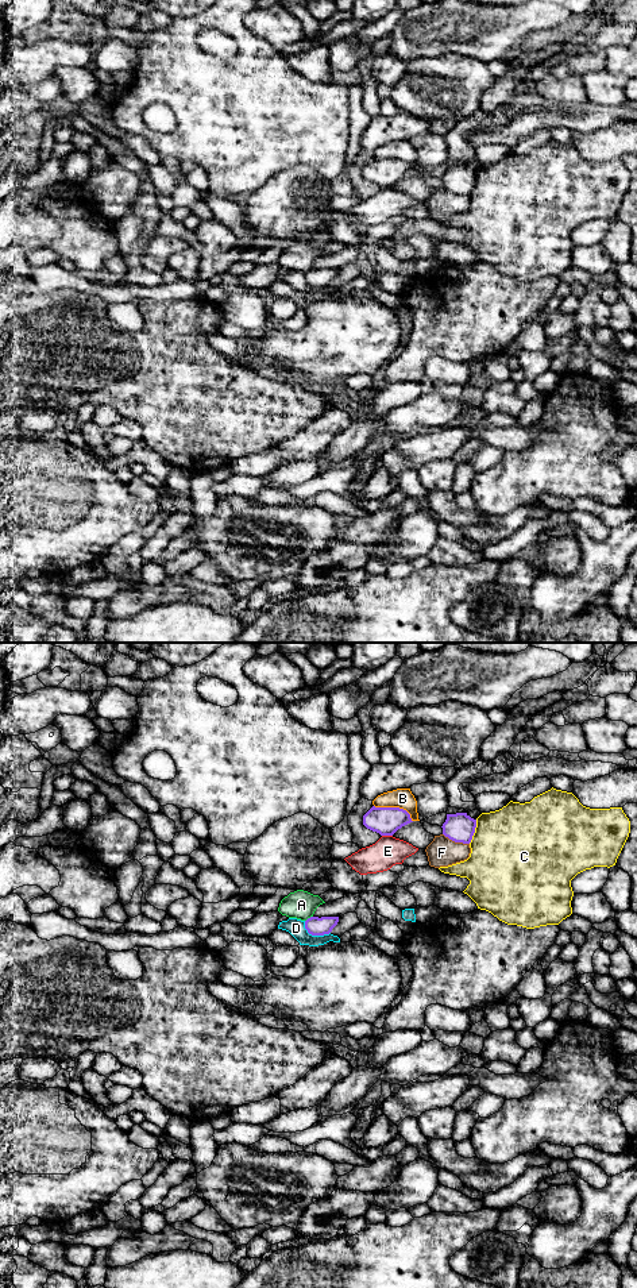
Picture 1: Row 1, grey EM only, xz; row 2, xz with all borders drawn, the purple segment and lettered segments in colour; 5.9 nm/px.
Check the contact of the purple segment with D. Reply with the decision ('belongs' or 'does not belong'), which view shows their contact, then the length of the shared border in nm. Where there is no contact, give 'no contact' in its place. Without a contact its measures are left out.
does not belong; meets purple in xz; contact 180 nm long

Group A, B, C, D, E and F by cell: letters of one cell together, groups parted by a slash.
A / B / C / D / E / F

